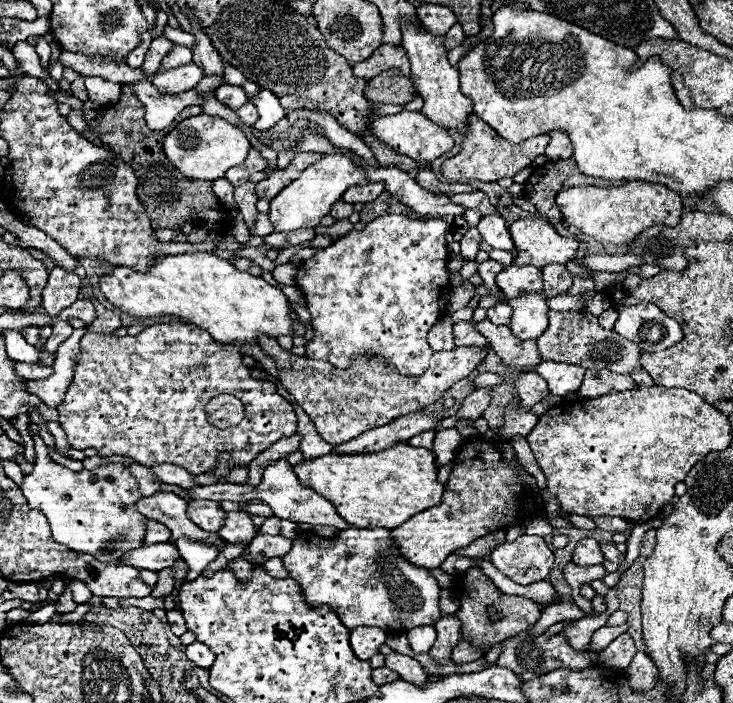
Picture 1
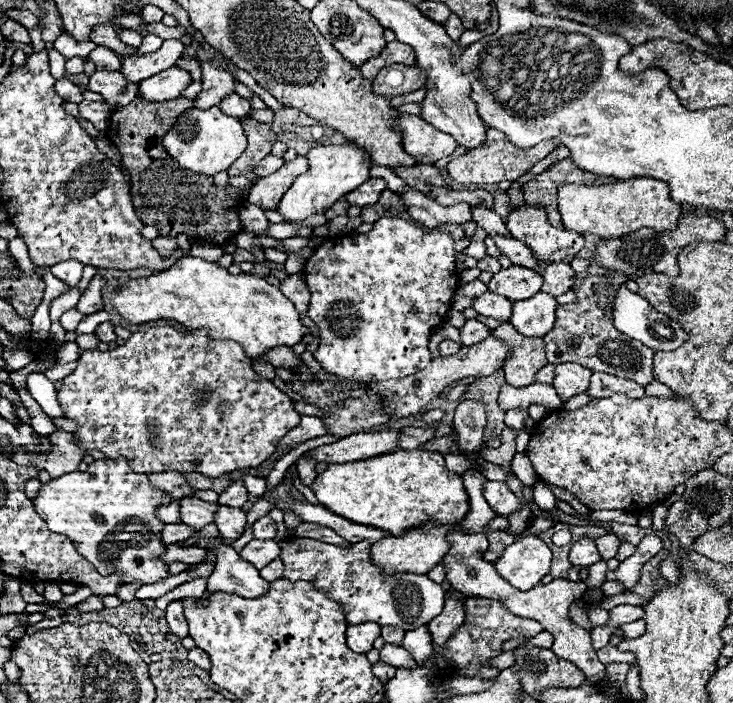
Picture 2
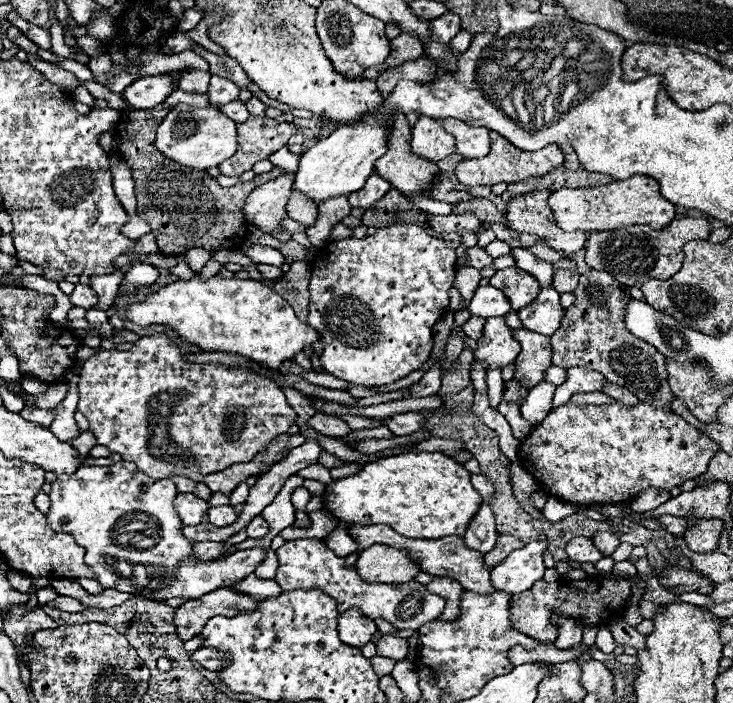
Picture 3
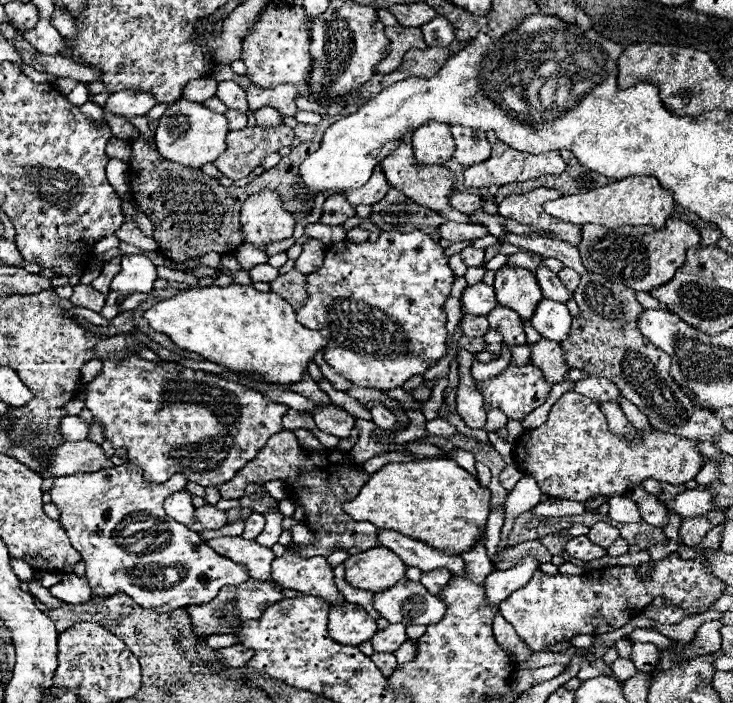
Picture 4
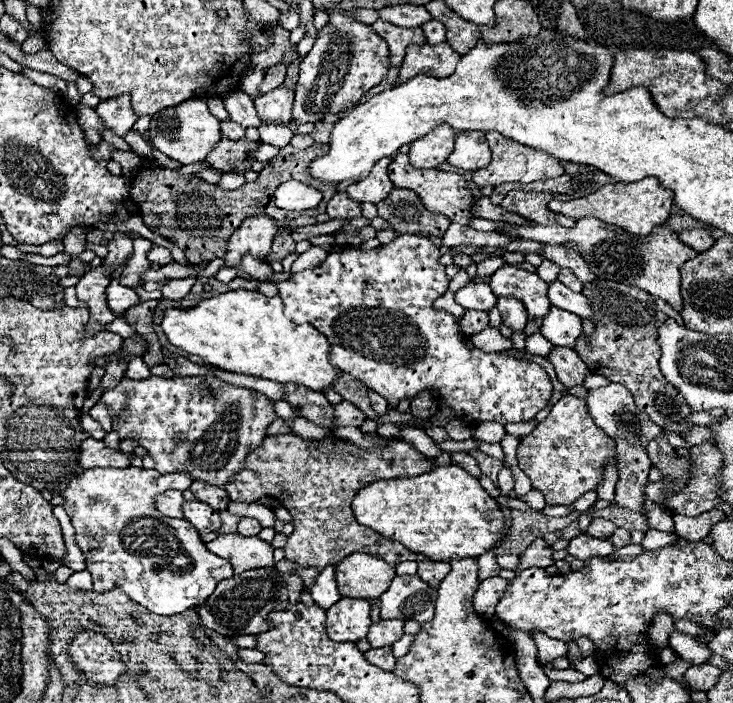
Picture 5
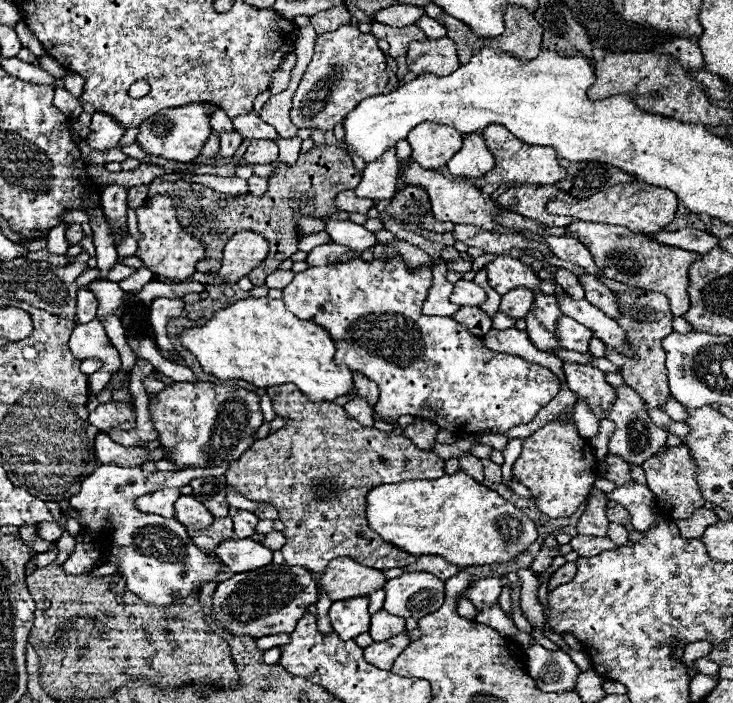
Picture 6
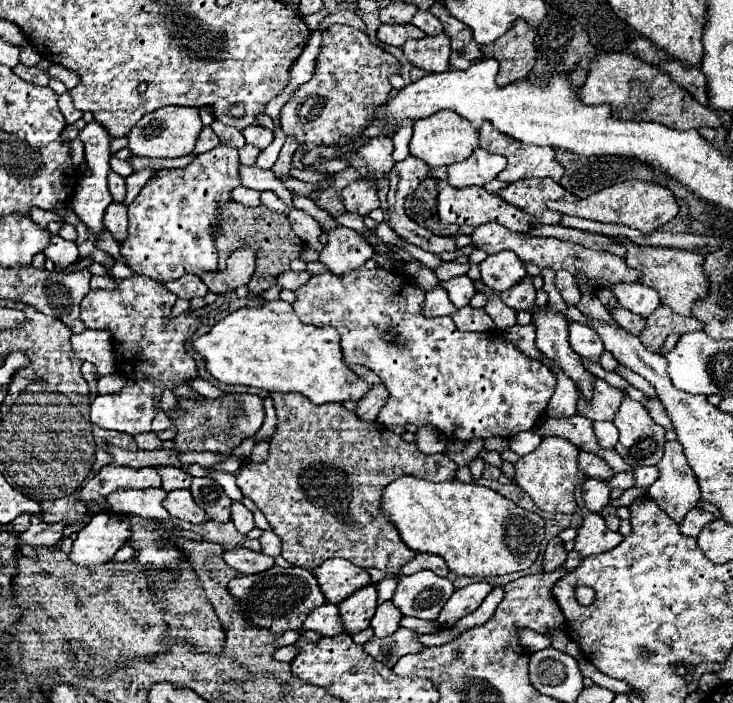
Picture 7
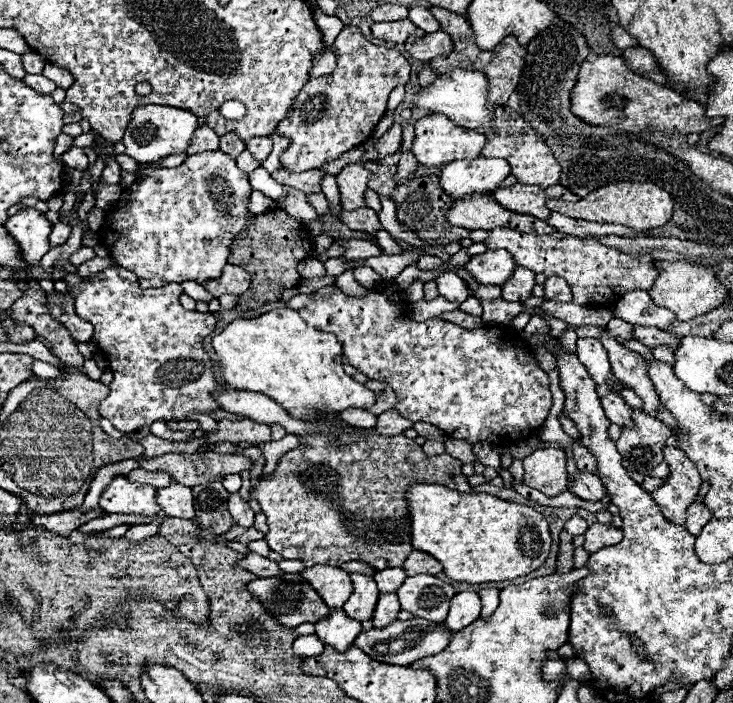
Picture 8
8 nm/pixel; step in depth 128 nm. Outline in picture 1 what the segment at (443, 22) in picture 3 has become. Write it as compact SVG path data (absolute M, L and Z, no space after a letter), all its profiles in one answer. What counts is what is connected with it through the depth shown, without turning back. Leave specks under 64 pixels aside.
M454 24L454 26L452 26L448 32L446 32L446 40L444 40L444 46L446 46L448 50L452 50L452 48L460 46L464 38L466 38L466 36L464 36L464 32L462 32L462 26L460 26L460 24Z

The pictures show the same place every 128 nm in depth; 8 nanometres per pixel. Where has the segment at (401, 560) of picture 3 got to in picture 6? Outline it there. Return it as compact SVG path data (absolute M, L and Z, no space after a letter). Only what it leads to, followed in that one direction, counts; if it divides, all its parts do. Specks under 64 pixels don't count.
M336 558L320 574L318 586L330 596L330 600L356 598L360 594L368 596L374 590L380 590L386 584L386 578L380 570L362 566L352 558Z

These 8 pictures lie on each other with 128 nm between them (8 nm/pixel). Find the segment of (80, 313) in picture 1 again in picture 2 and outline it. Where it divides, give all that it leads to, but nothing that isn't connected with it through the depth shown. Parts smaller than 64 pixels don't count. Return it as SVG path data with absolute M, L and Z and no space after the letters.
M96 274L92 278L90 286L86 288L84 296L76 304L76 310L82 312L82 314L94 314L94 312L104 310L104 304L102 304L102 290L104 288L106 288L106 278L102 278L100 274Z

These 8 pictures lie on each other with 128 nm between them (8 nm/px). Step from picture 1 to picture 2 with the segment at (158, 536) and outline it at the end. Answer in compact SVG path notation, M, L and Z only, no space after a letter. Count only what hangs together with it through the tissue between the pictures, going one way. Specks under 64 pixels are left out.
M180 524L180 526L164 526L164 530L162 530L162 542L168 542L168 544L180 544L180 542L184 542L184 540L188 540L190 536L194 536L194 528L192 526L184 526L184 524Z

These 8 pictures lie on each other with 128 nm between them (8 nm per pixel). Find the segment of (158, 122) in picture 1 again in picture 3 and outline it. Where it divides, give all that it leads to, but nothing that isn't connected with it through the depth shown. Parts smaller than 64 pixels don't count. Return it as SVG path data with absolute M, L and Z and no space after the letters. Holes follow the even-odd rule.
M102 54L102 56L98 56L98 58L92 58L92 62L88 64L88 68L92 68L94 82L98 82L98 84L102 84L102 86L106 86L108 80L112 78L112 76L104 76L104 74L108 74L108 70L112 68L112 60L110 60L110 56L106 56L106 54ZM212 76L210 78L210 86L208 86L208 96L210 96L210 102L212 104L224 104L224 102L234 102L238 100L240 96L240 88L226 80L226 78L220 78L220 76Z

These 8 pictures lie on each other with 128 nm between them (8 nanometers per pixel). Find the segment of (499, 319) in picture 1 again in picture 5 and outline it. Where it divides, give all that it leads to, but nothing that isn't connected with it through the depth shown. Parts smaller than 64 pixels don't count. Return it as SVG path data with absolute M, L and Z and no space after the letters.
M468 282L456 292L456 302L466 310L490 310L496 306L496 296L484 282Z

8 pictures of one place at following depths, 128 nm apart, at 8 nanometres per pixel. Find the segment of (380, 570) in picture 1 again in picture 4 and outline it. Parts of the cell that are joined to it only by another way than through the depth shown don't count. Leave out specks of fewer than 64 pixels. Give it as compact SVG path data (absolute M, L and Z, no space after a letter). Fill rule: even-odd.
M286 550L272 562L272 580L282 588L292 588L302 594L320 594L328 604L342 604L344 596L334 586L334 572L324 556L302 558ZM402 578L384 592L374 594L374 608L390 624L436 624L444 616L444 604L432 596L420 582Z

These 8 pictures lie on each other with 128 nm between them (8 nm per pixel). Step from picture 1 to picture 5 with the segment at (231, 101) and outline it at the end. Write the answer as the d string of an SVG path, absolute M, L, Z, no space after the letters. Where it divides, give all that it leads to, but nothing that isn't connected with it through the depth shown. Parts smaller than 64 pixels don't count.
M226 120L222 122L222 138L228 138L228 140L242 140L244 138L244 128L232 120Z

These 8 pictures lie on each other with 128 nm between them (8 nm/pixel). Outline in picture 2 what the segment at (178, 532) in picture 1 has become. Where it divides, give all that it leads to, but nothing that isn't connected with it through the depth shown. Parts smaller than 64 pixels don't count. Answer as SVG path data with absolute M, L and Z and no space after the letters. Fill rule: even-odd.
M172 500L170 506L160 506L160 508L156 510L156 514L158 514L158 518L164 520L166 524L180 524L178 506L180 506L180 502L178 502L178 500ZM220 538L200 540L196 546L214 548L218 564L208 576L208 590L232 590L232 594L244 594L244 598L258 598L268 592L268 582L258 574L258 570L240 560L232 546L220 544Z

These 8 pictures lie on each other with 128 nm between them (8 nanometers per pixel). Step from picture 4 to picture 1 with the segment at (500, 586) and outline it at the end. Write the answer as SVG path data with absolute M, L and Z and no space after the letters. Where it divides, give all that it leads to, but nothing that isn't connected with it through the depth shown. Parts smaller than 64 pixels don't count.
M522 534L514 542L506 542L490 556L492 564L516 584L528 586L544 580L554 564L554 554L540 536Z

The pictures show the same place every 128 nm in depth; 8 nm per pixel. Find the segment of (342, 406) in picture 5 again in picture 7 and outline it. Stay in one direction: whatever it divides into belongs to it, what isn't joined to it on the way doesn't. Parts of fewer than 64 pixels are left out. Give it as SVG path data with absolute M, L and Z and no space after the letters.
M384 384L372 386L372 390L362 400L358 400L358 416L364 422L374 422L386 400L388 400L386 386Z

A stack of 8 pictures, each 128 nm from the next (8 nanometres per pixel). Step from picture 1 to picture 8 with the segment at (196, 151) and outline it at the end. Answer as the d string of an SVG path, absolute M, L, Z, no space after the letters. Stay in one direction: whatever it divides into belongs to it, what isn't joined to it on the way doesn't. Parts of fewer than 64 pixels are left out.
M148 104L148 106L140 106L134 110L126 126L126 132L122 136L122 144L126 146L126 154L132 156L134 160L156 162L170 154L186 152L196 128L198 128L198 118L194 114L180 110L180 108L172 108L172 106Z

